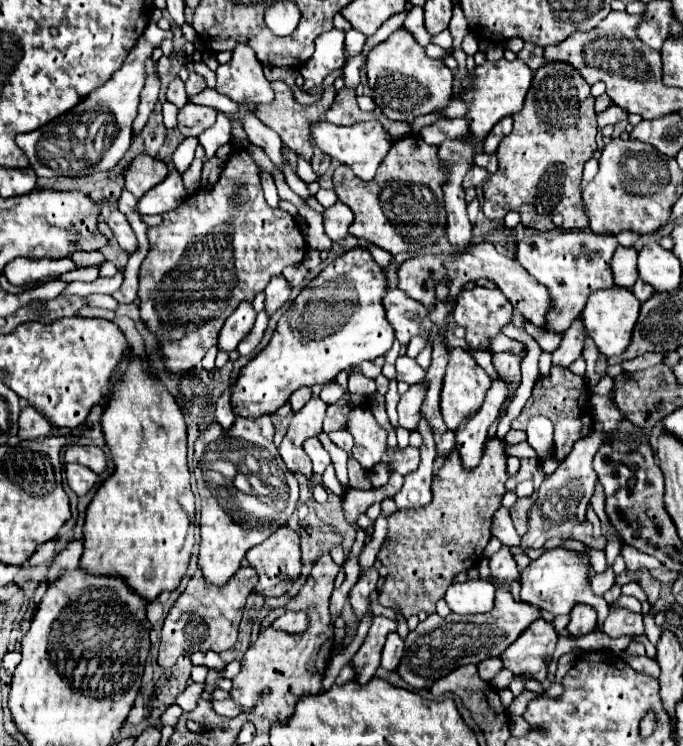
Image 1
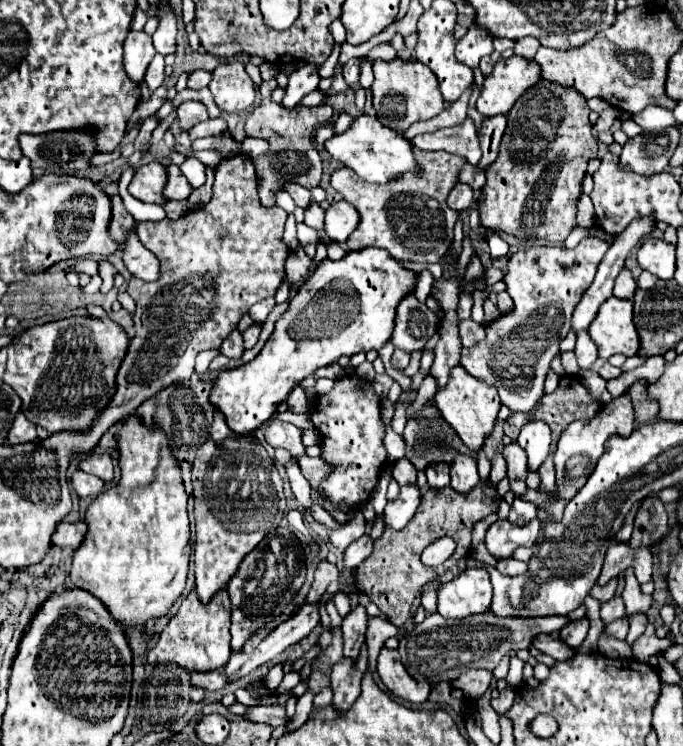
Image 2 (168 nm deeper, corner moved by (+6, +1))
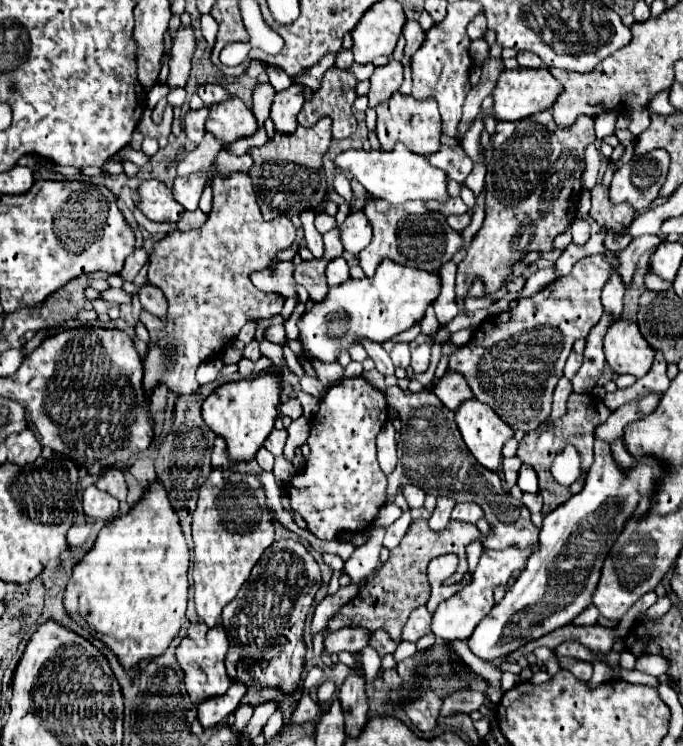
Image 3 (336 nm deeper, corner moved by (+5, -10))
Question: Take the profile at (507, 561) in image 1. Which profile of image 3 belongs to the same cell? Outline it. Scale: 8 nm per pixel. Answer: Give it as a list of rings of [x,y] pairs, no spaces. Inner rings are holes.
[[[397,385],[385,391],[387,403],[401,413],[401,441],[397,445],[397,469],[387,477],[387,497],[397,495],[399,485],[415,483],[425,493],[433,497],[453,497],[457,503],[477,503],[485,519],[491,525],[489,535],[483,541],[485,549],[507,549],[507,547],[529,547],[539,541],[539,529],[531,523],[531,513],[521,499],[513,499],[507,493],[505,483],[493,471],[487,471],[467,449],[459,427],[455,423],[455,413],[443,407],[443,403],[431,393],[411,393],[401,391]]]

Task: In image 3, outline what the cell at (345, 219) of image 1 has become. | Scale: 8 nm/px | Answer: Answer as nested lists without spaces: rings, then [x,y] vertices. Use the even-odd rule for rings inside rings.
[[[363,211],[349,213],[347,221],[339,229],[341,229],[341,241],[345,245],[345,251],[353,255],[359,255],[371,243],[373,229]]]

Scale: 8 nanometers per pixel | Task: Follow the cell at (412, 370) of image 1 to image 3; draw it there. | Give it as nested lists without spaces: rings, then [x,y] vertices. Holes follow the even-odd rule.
[[[397,343],[395,347],[393,347],[393,351],[391,351],[391,359],[393,359],[393,363],[395,363],[395,367],[407,367],[409,365],[409,345],[407,343]]]

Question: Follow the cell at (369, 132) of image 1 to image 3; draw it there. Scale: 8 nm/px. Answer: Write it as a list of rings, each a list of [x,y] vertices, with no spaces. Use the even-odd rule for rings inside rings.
[[[403,145],[395,147],[395,151],[387,153],[387,151],[355,151],[349,149],[345,153],[341,153],[335,159],[337,167],[341,171],[351,173],[373,197],[377,199],[385,199],[393,205],[401,205],[405,201],[429,201],[435,199],[439,203],[445,203],[449,199],[447,193],[447,175],[445,171],[435,169],[427,157],[421,155],[411,155],[411,151],[407,151]]]

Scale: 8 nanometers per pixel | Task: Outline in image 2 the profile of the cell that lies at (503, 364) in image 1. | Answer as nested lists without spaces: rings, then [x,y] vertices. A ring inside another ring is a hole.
[[[586,238],[572,250],[564,246],[530,246],[508,258],[504,284],[514,300],[514,312],[486,326],[486,342],[462,348],[460,364],[482,382],[494,384],[500,402],[512,412],[530,412],[542,398],[550,360],[558,354],[558,342],[570,332],[574,304],[592,284],[606,248],[604,240]]]

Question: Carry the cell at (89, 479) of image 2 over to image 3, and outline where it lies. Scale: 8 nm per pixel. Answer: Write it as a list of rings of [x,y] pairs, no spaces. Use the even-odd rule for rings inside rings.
[[[89,485],[83,491],[83,509],[89,517],[111,521],[119,511],[119,501],[109,493],[99,491],[95,485]]]

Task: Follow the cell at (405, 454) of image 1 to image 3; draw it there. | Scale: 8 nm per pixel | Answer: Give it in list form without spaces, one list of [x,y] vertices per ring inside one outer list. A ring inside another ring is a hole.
[[[407,485],[407,487],[403,487],[403,495],[405,495],[405,499],[407,499],[407,503],[409,503],[409,507],[413,509],[417,509],[417,507],[423,507],[423,503],[425,503],[425,491],[423,489],[419,489],[417,485]]]

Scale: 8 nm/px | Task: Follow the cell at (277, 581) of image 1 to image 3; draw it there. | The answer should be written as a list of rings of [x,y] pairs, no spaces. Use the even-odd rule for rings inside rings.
[[[281,539],[275,541],[265,549],[259,563],[253,567],[249,581],[241,587],[237,597],[223,609],[221,623],[225,627],[227,639],[229,639],[229,651],[225,655],[225,669],[231,681],[239,681],[247,685],[247,689],[261,691],[265,687],[275,687],[283,695],[293,695],[299,689],[301,673],[305,667],[305,639],[303,639],[303,627],[307,613],[311,609],[313,597],[321,587],[321,571],[311,553],[293,539]]]

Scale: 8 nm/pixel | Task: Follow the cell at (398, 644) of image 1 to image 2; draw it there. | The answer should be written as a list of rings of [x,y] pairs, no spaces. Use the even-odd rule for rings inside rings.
[[[382,646],[378,654],[378,666],[376,666],[382,682],[390,692],[394,692],[400,698],[406,698],[410,702],[424,702],[430,694],[430,684],[420,686],[416,680],[410,678],[410,674],[404,670],[398,650],[390,650]]]

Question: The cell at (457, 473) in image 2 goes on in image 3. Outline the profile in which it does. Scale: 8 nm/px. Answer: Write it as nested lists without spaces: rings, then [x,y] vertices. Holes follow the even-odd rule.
[[[459,503],[451,513],[451,519],[461,523],[477,523],[481,517],[483,517],[483,511],[475,503]]]

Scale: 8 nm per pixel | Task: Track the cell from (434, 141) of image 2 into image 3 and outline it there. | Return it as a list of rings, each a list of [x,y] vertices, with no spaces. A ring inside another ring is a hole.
[[[443,145],[435,155],[429,155],[427,159],[433,167],[443,169],[449,175],[449,179],[453,179],[457,183],[463,183],[473,169],[473,161],[465,155],[461,145],[453,147],[453,149]]]

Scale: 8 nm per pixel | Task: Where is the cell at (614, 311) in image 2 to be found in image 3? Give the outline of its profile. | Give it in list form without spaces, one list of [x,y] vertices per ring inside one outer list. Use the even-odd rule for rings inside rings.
[[[623,319],[607,329],[603,349],[609,367],[619,375],[629,373],[635,377],[645,377],[655,359],[655,351],[639,333],[637,323]]]

